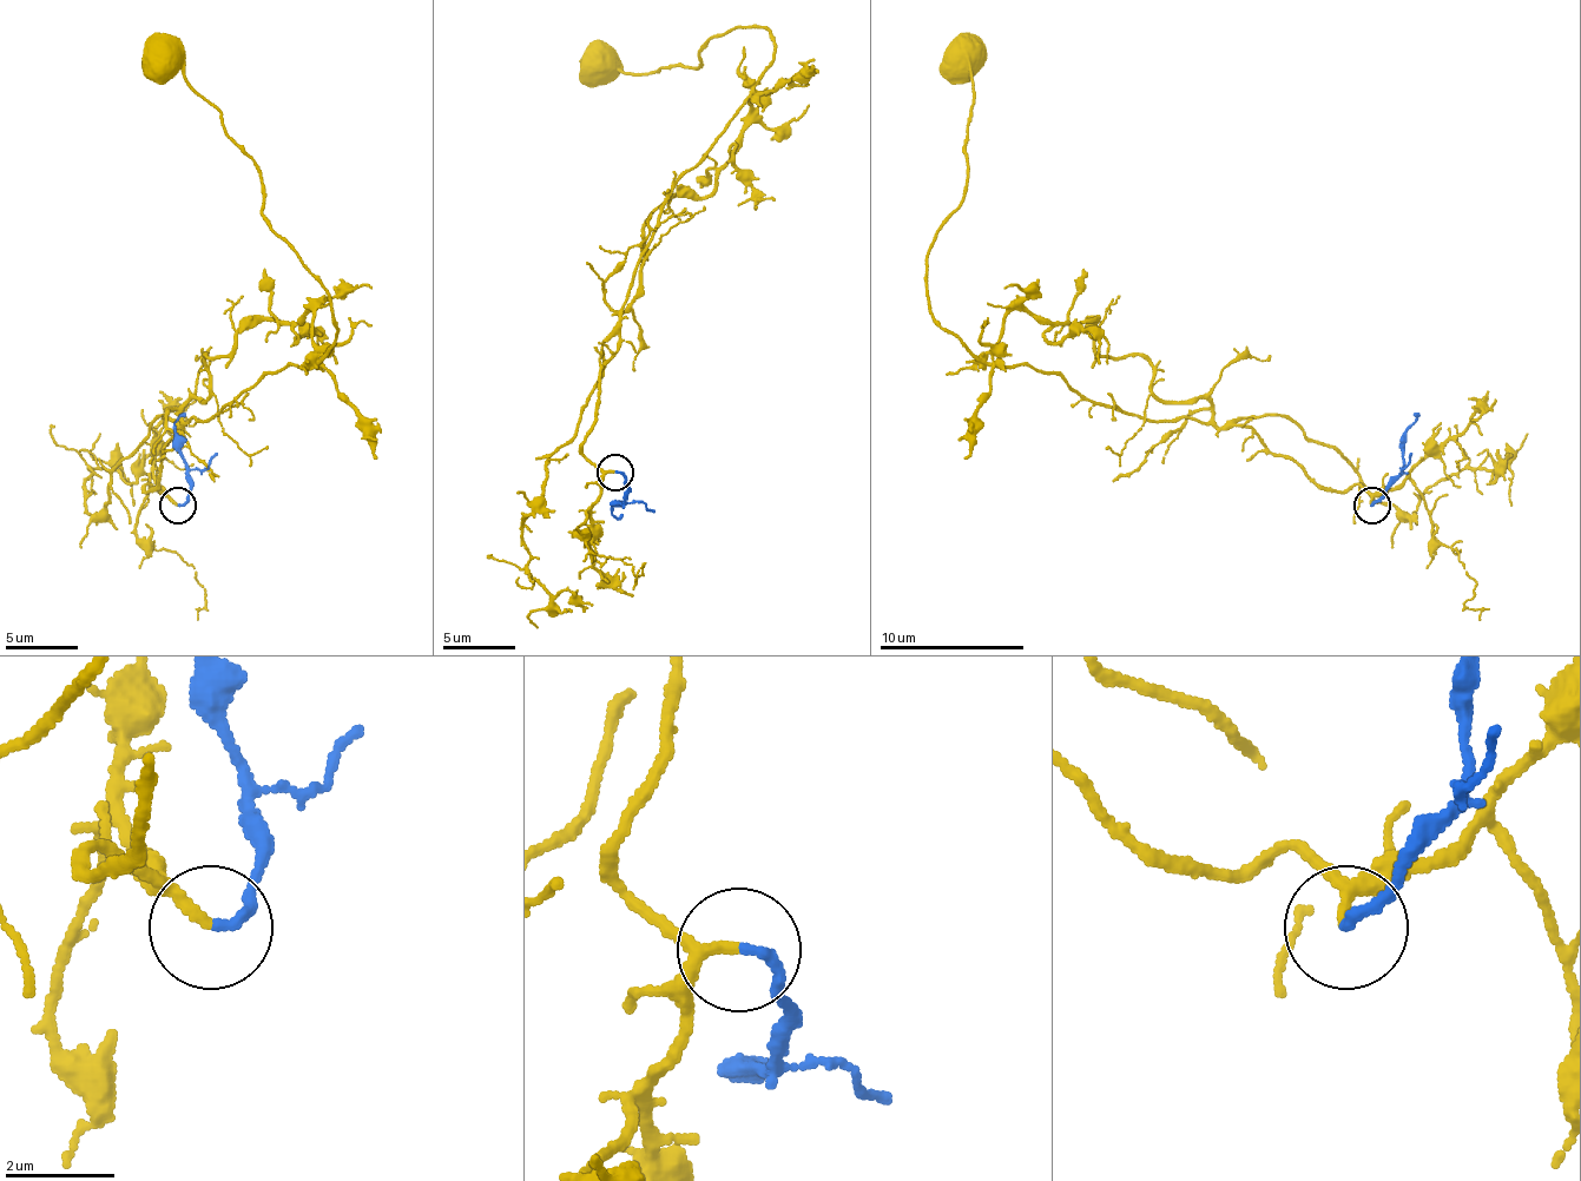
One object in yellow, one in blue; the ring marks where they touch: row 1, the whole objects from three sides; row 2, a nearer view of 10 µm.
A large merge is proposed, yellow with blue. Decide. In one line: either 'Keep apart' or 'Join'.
Join

